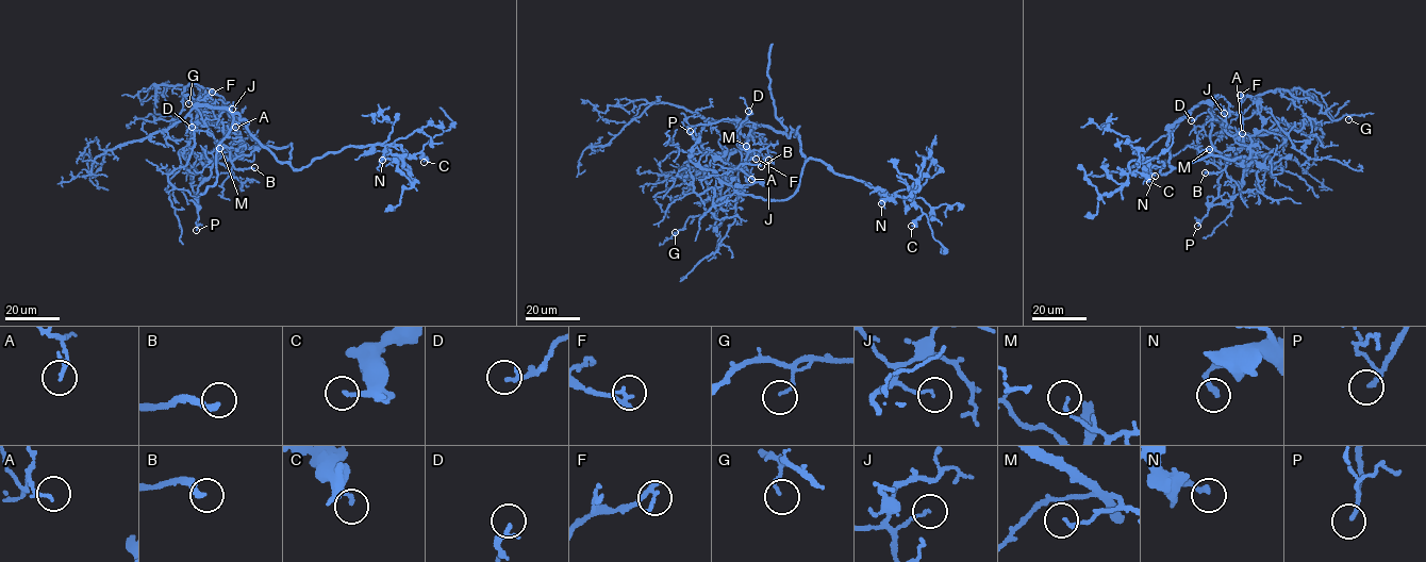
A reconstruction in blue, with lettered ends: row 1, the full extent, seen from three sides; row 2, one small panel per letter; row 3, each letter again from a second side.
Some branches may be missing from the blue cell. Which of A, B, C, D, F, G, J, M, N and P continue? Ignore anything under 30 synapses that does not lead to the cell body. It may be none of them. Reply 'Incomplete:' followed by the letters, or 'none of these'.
Incomplete: B, F, P

